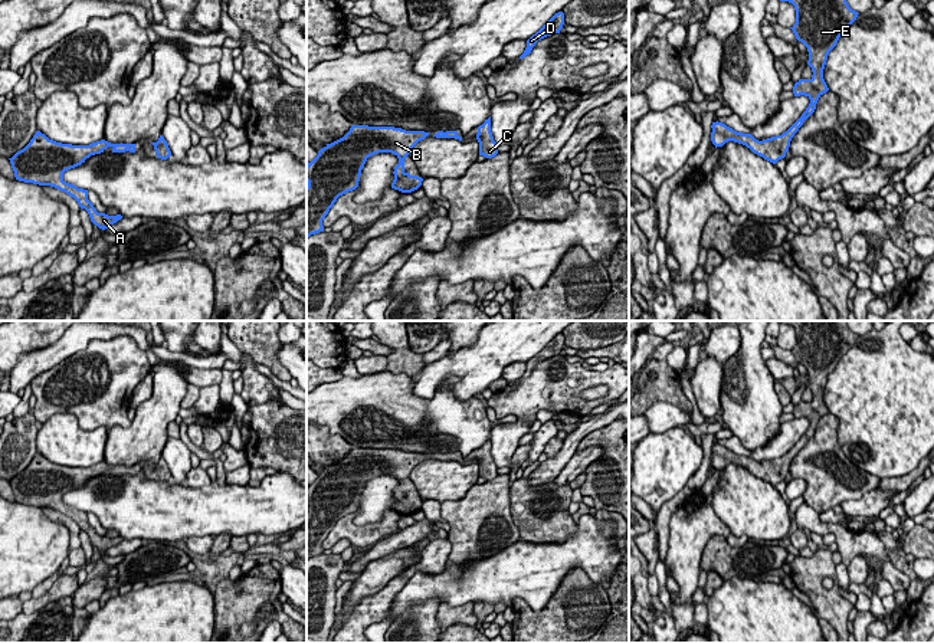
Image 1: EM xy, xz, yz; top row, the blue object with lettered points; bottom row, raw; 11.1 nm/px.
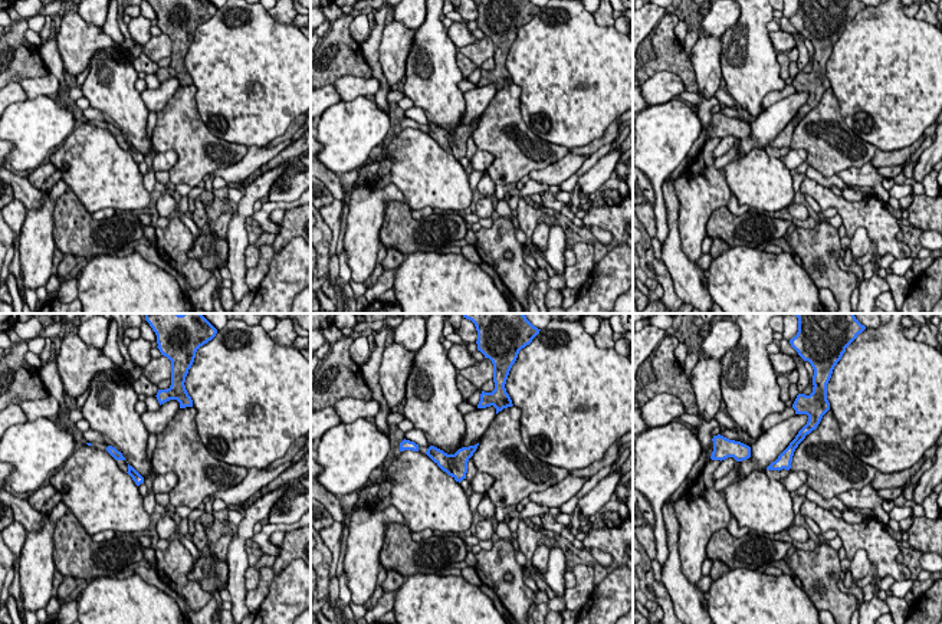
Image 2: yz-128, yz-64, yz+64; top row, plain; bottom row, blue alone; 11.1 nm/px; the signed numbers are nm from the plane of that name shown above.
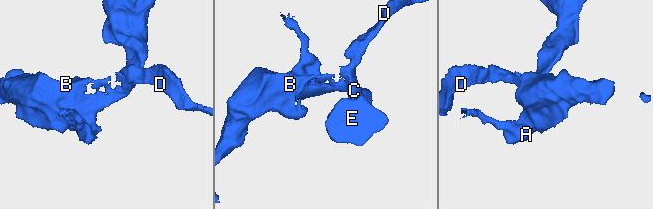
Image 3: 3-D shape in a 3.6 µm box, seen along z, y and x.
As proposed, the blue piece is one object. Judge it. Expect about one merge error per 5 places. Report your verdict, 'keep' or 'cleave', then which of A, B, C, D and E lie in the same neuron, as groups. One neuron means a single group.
keep; A B C D E

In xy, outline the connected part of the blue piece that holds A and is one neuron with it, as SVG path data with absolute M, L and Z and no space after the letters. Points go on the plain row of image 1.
M36 453L30 465L17 473L10 482L14 499L19 503L39 508L50 508L73 519L81 531L85 531L91 544L105 552L122 541L121 537L108 538L98 535L88 522L88 512L78 511L63 502L63 495L81 488L86 480L104 475L108 469L112 475L135 475L135 466L111 466L105 462L89 468L62 466L49 462L40 453Z

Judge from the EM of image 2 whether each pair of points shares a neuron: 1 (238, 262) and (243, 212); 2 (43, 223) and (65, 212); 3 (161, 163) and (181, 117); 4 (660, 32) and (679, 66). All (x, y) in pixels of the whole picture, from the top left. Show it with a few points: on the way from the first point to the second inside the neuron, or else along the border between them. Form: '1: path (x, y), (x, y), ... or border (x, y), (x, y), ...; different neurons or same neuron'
1: path (238, 249), (238, 225); same neuron
2: border (56, 203), (53, 214), (55, 248); different neurons
3: border (157, 150), (176, 154), (177, 163), (168, 171); different neurons
4: path (663, 40), (672, 58); same neuron

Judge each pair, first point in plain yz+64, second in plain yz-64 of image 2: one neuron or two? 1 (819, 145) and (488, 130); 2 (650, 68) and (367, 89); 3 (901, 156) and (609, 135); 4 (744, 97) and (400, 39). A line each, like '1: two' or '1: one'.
1: one
2: two
3: one
4: two

